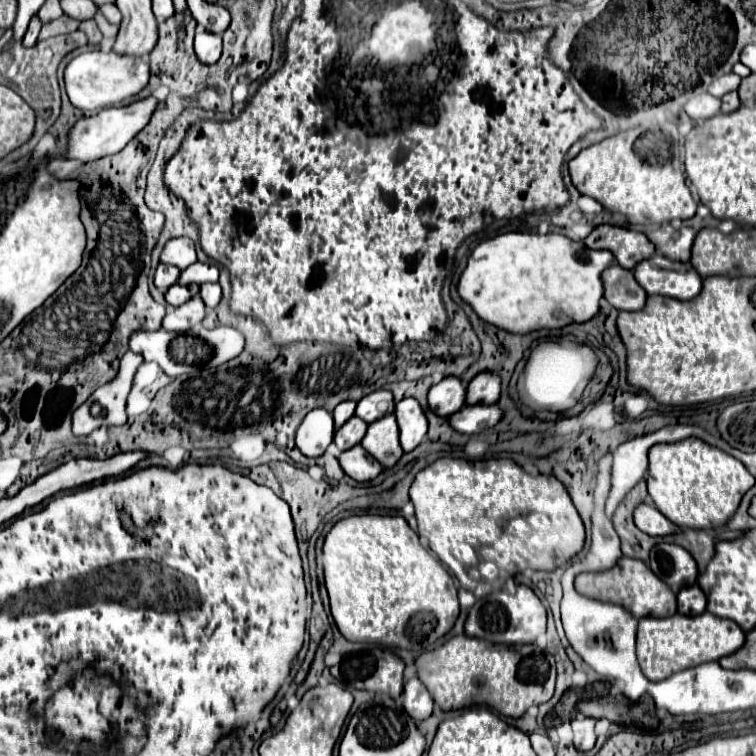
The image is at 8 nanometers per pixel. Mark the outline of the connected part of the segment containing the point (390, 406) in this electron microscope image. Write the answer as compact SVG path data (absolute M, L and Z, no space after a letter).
M375 390L373 394L367 394L365 398L361 398L357 402L355 416L365 420L367 424L371 424L371 422L383 418L387 412L393 412L393 410L395 410L393 394L389 390Z

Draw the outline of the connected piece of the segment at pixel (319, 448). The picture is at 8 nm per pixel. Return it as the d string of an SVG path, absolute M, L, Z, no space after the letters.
M317 408L311 410L301 428L297 430L297 448L305 454L305 456L321 456L327 446L333 442L333 414L325 408Z

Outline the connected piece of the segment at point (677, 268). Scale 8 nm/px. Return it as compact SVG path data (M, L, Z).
M653 254L639 262L633 274L649 296L659 294L675 300L693 300L703 290L703 278L691 262L675 262L663 254Z

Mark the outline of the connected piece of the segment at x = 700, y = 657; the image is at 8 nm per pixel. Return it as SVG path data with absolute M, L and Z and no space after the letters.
M703 612L701 616L675 614L669 618L641 618L637 628L637 660L643 674L651 682L659 682L679 670L733 654L743 642L745 634L733 620L717 618L709 612Z

